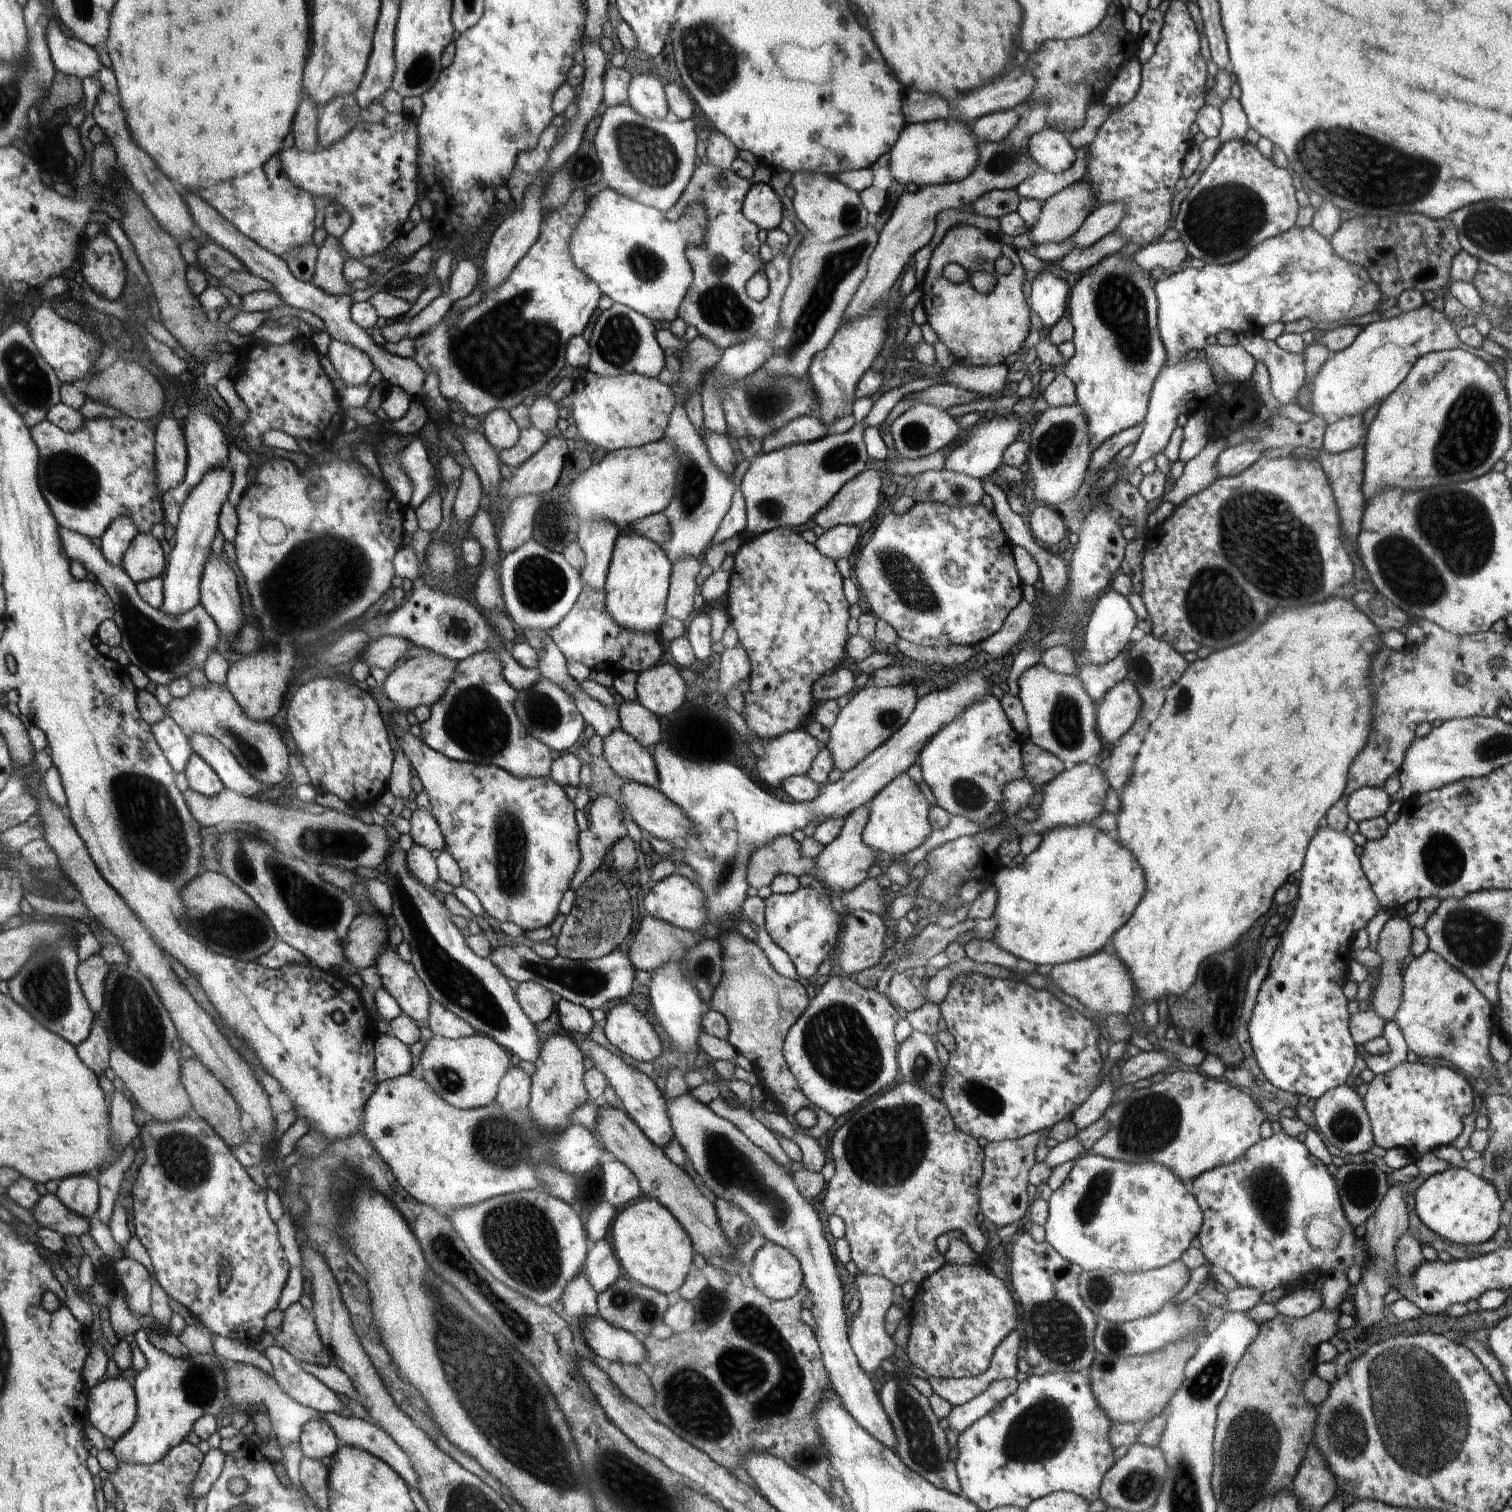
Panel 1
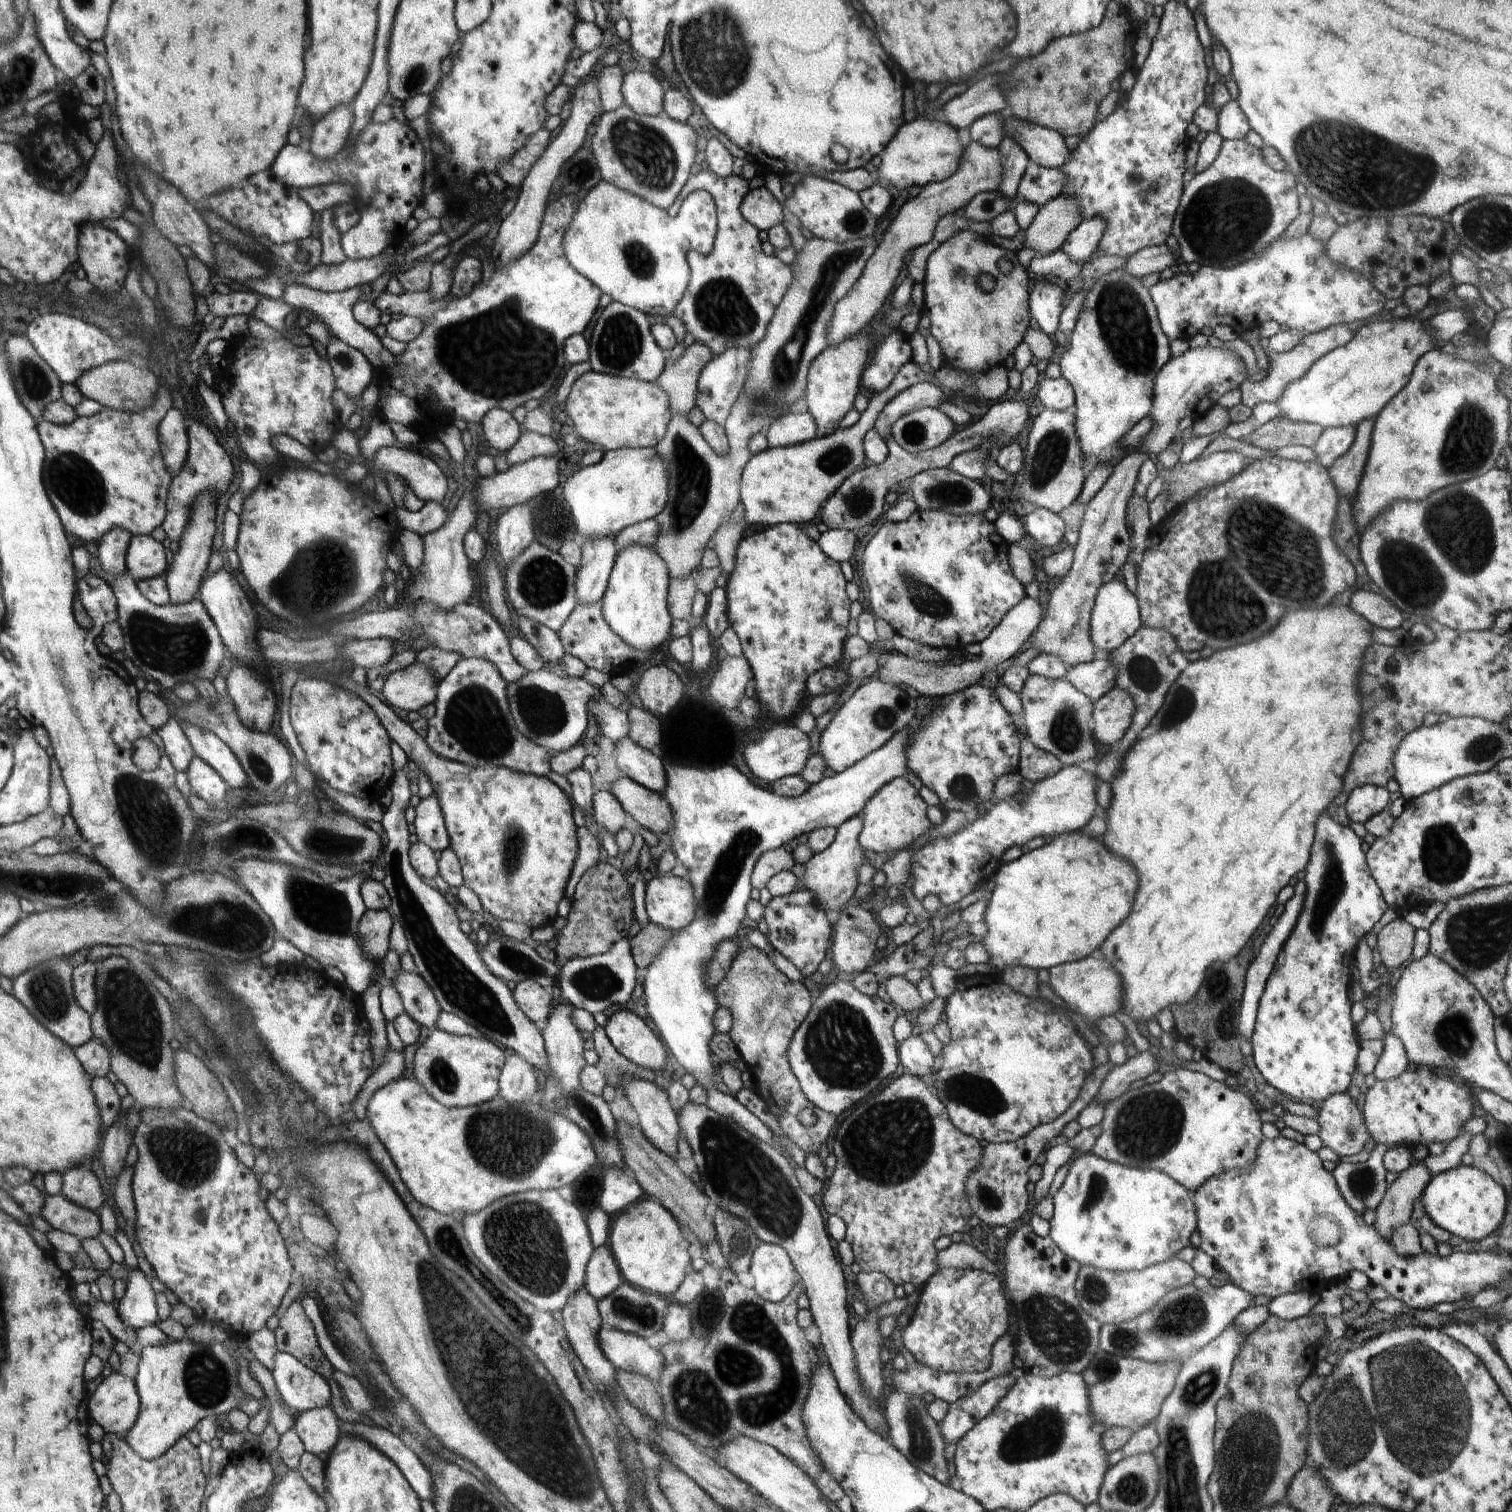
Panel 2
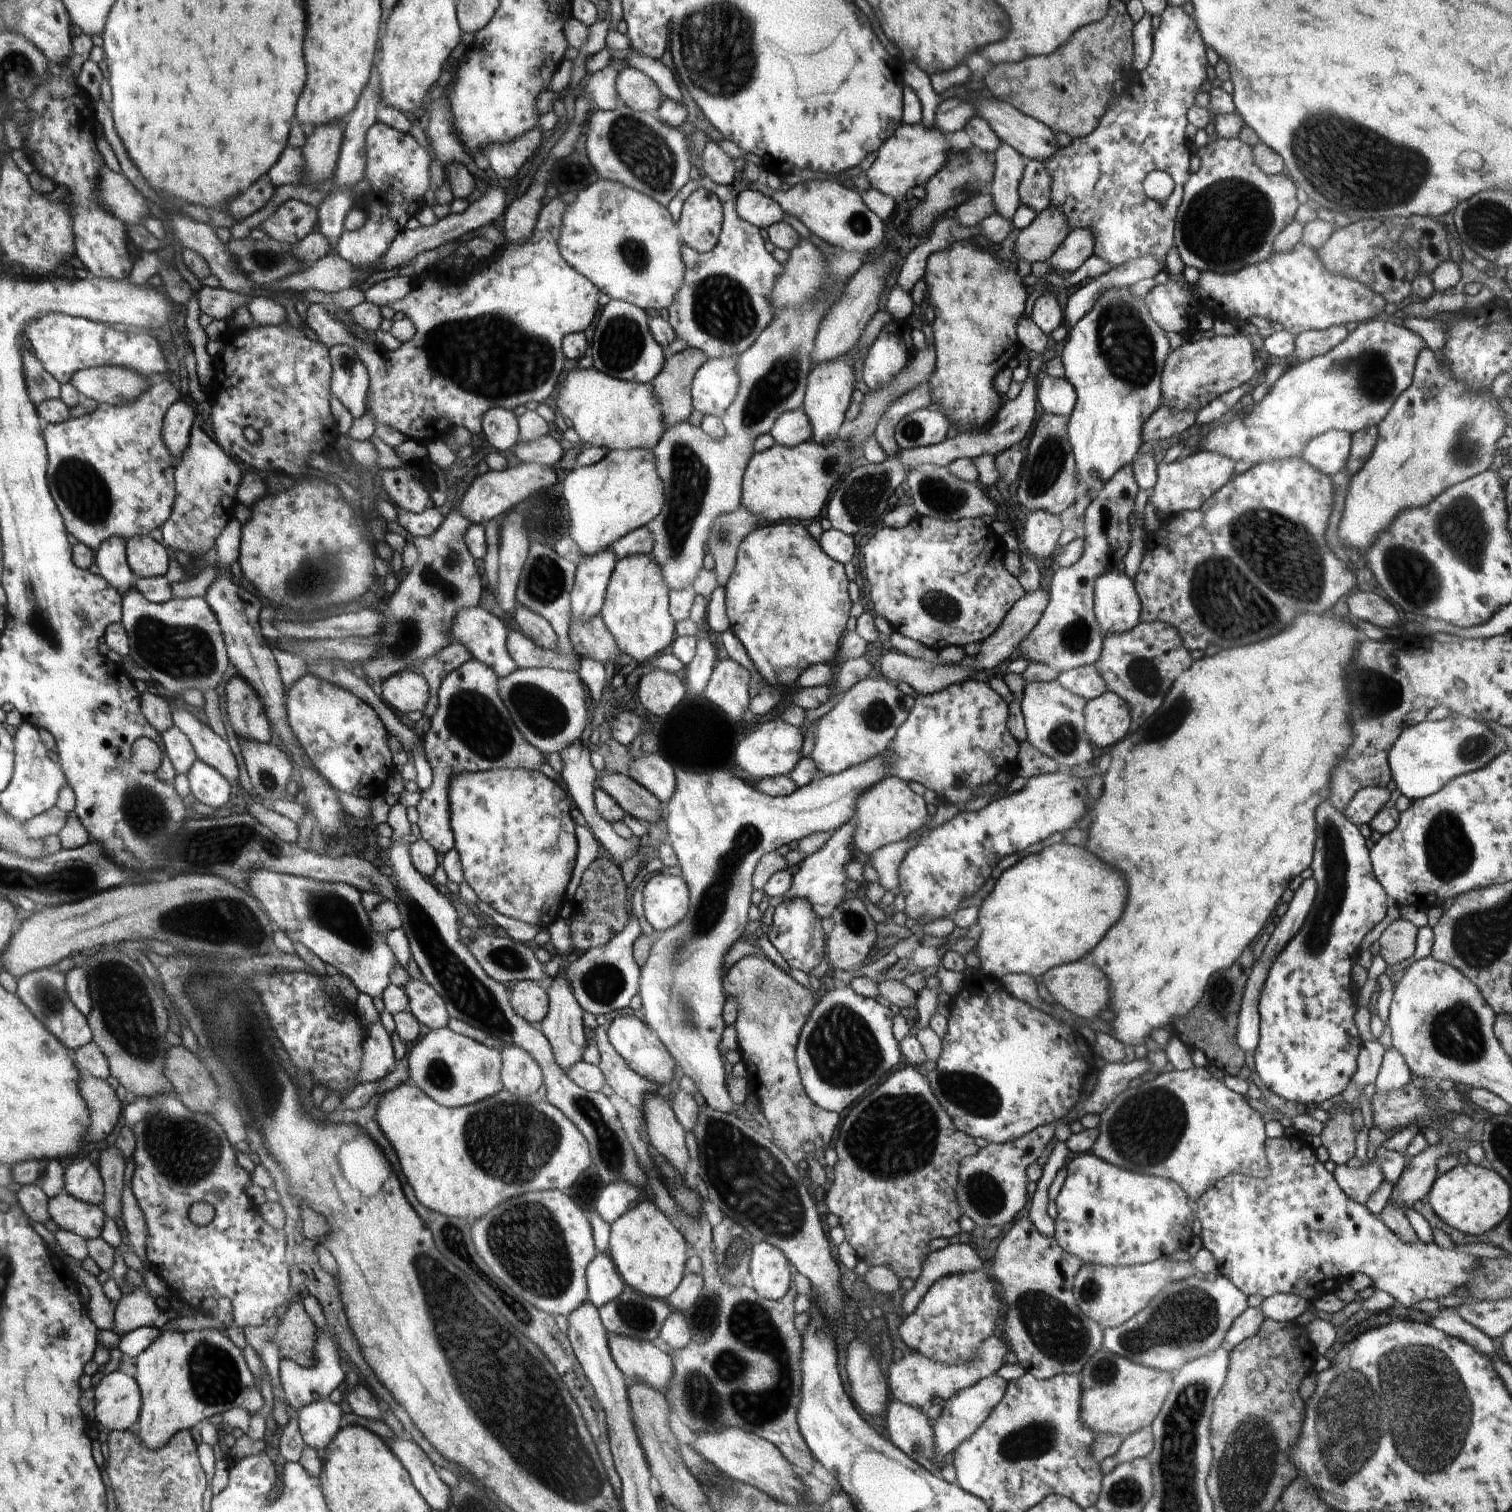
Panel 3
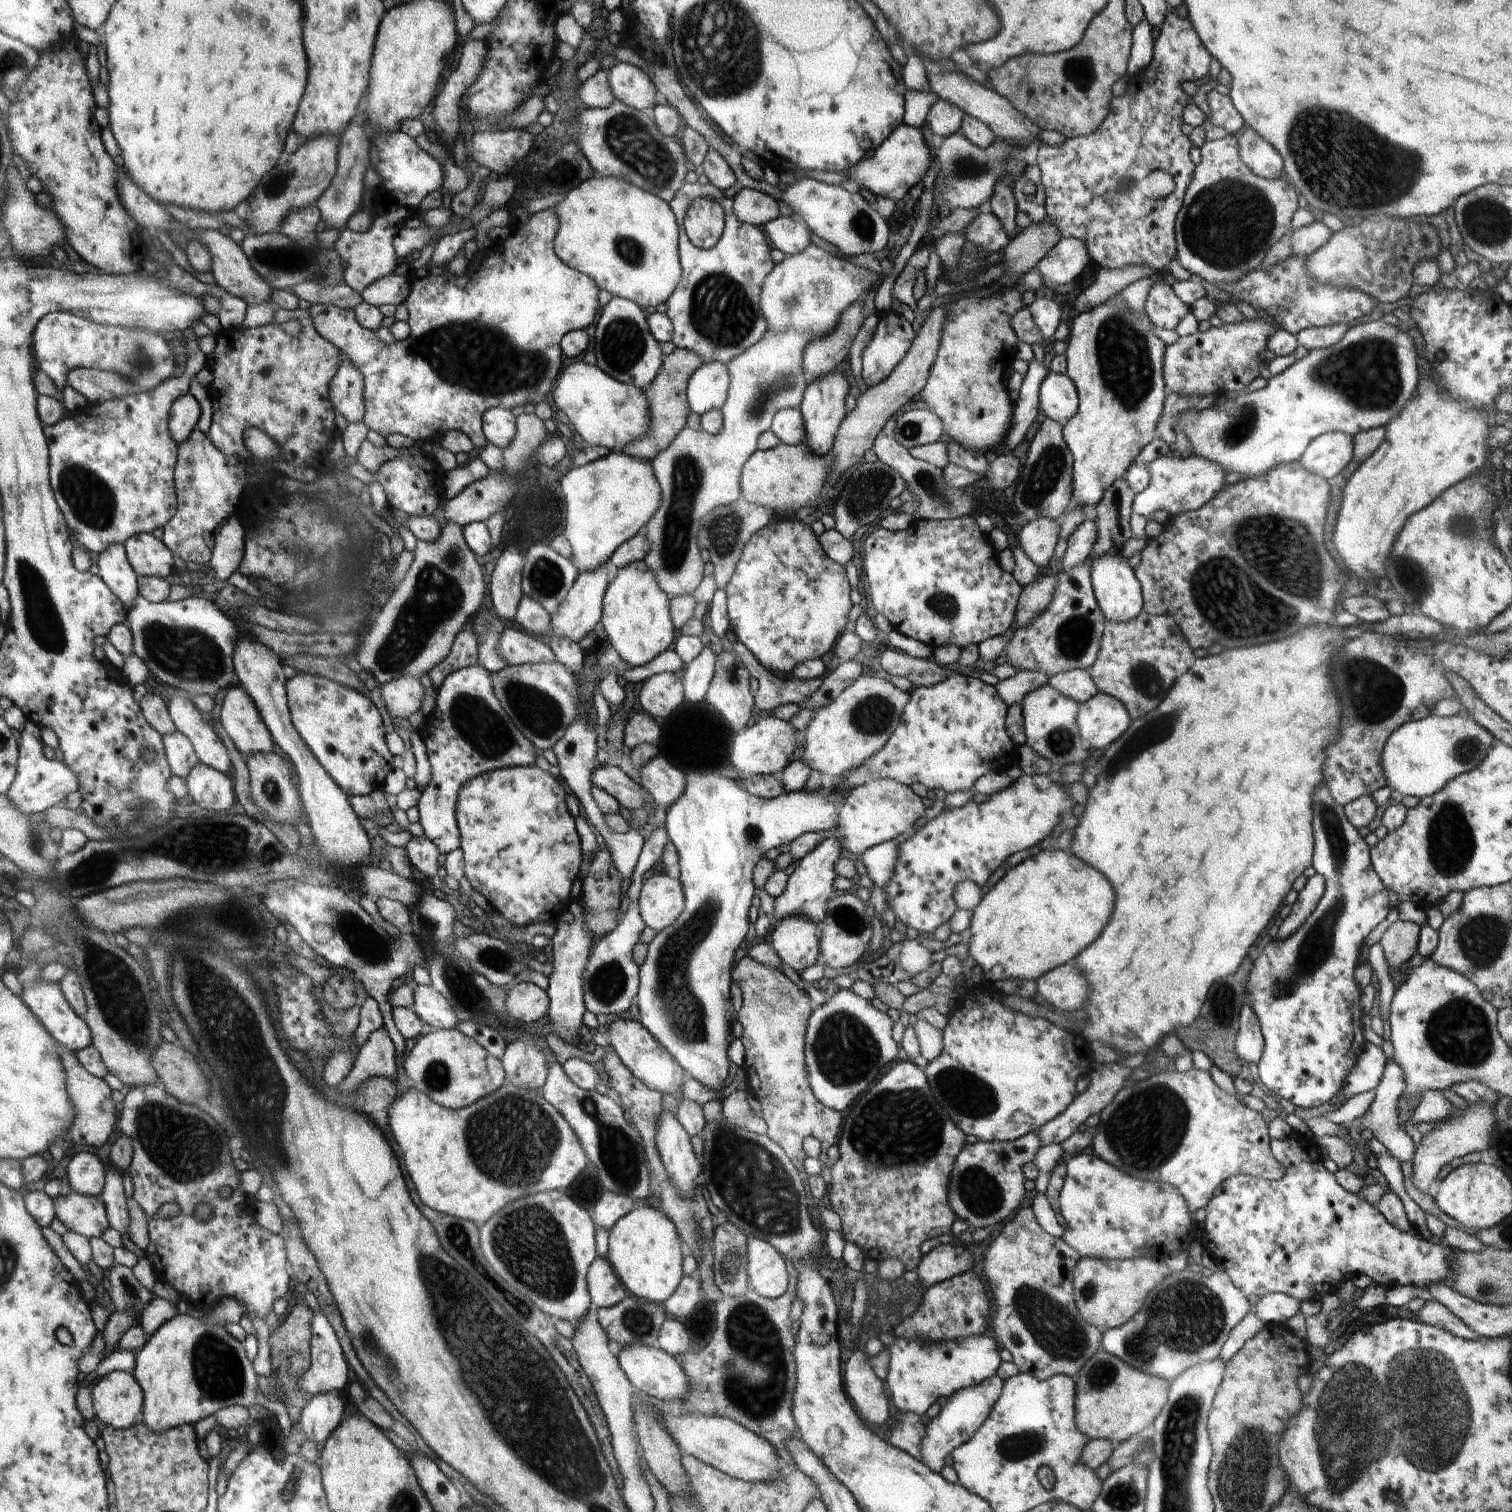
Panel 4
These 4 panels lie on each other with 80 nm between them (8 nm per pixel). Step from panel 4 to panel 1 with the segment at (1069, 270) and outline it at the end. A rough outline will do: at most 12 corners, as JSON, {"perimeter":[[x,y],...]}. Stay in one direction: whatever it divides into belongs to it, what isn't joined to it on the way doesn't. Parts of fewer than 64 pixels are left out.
{"perimeter":[[1124,203],[1097,206],[1071,236],[1073,248],[1090,246],[1125,217]]}

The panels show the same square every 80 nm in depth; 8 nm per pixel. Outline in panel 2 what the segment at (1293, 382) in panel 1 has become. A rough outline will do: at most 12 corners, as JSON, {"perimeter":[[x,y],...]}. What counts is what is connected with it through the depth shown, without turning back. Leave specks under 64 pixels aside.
{"perimeter":[[1332,325],[1282,354],[1266,347],[1268,374],[1239,386],[1242,404],[1276,403],[1313,362],[1355,333]]}

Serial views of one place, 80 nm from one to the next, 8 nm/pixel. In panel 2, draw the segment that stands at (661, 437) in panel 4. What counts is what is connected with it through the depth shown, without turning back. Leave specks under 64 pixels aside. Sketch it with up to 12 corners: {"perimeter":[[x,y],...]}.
{"perimeter":[[694,342],[656,383],[670,416],[695,407],[698,379],[714,357]]}

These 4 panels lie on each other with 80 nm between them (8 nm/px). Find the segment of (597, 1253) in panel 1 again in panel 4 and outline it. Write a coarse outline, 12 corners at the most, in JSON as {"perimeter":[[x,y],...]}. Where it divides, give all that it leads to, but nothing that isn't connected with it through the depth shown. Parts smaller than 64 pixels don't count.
{"perimeter":[[597,1256],[586,1280],[595,1310],[628,1294],[612,1265]]}

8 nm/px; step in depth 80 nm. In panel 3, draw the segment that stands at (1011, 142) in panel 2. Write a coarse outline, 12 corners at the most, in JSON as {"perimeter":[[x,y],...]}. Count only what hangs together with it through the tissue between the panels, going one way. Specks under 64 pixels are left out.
{"perimeter":[[1002,141],[989,194],[1012,221],[1020,207],[1024,158]]}

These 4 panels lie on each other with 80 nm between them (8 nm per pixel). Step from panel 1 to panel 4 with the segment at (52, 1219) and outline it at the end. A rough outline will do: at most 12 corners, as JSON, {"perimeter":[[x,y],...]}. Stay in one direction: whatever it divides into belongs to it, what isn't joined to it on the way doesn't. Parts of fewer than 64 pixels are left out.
{"perimeter":[[74,1191],[55,1200],[56,1218],[86,1238],[109,1220],[100,1196]]}

